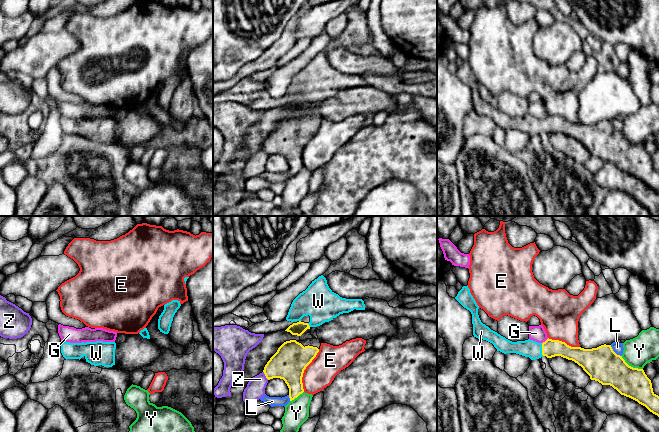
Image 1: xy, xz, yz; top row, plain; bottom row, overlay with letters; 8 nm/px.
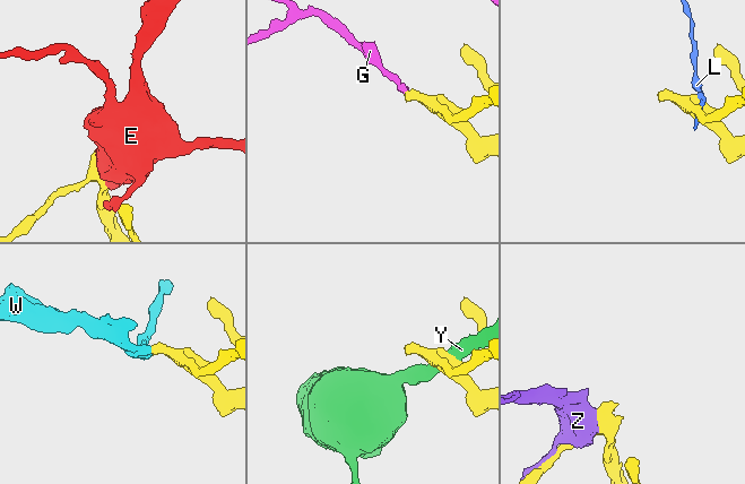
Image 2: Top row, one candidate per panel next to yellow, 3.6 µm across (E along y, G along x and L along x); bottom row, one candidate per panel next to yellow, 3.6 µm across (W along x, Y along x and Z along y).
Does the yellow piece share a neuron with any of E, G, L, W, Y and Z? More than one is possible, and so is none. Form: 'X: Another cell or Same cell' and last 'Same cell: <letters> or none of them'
E: Another cell
G: Another cell
L: Another cell
W: Same cell
Y: Another cell
Z: Another cell
Same cell: W

